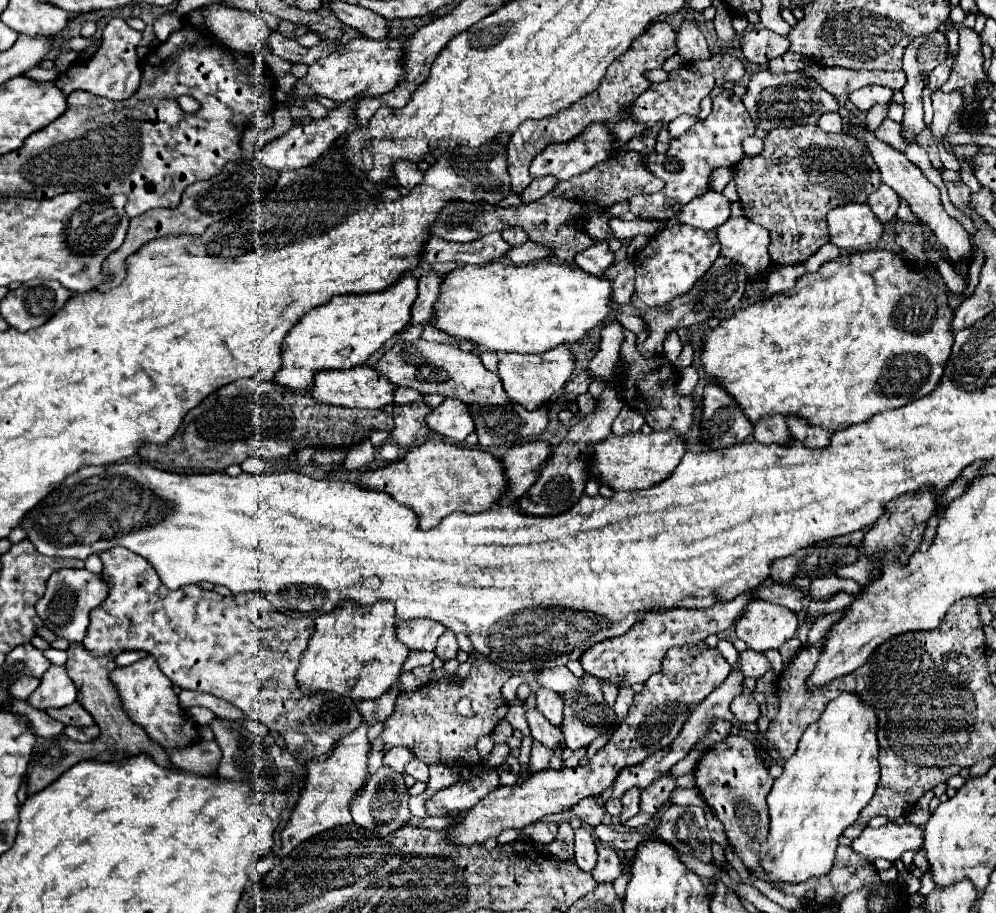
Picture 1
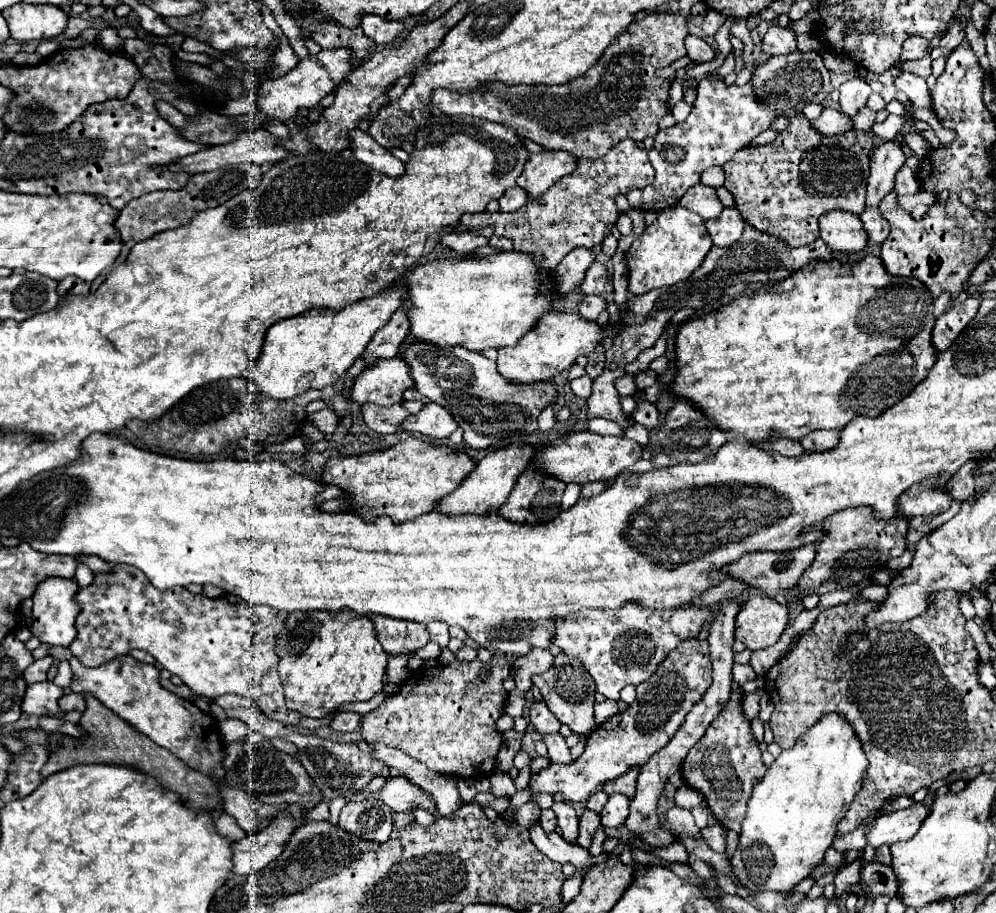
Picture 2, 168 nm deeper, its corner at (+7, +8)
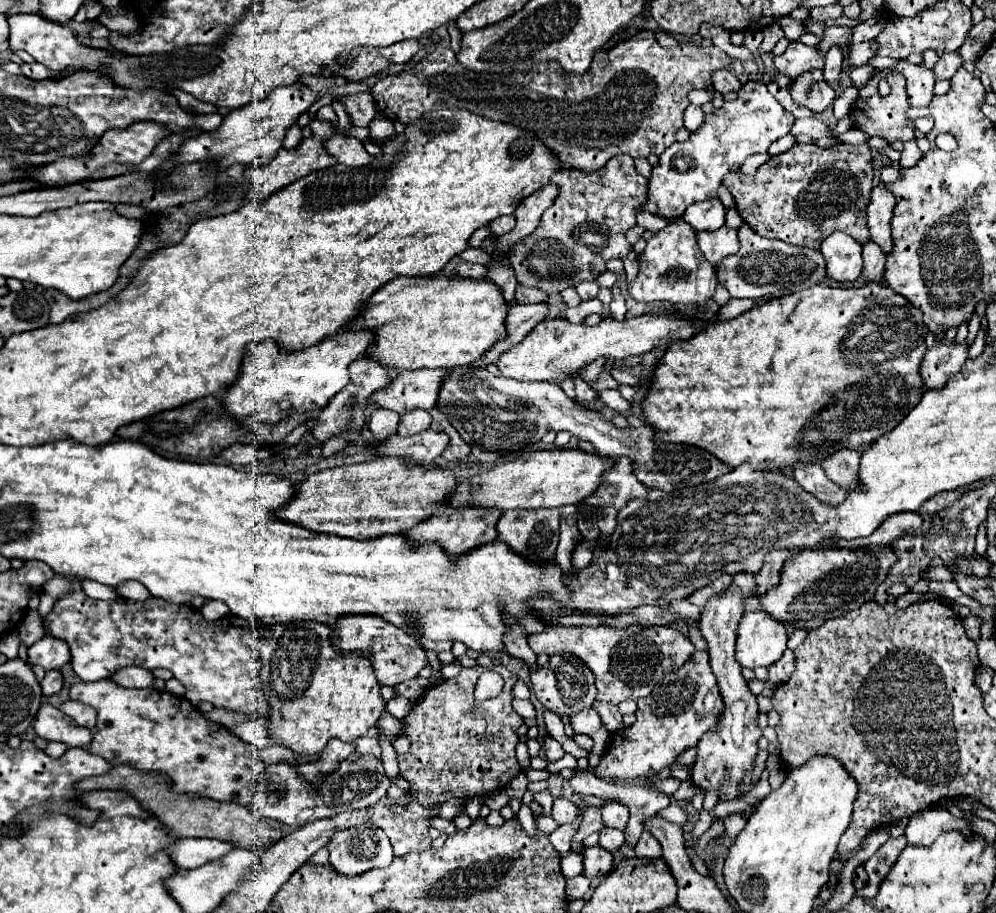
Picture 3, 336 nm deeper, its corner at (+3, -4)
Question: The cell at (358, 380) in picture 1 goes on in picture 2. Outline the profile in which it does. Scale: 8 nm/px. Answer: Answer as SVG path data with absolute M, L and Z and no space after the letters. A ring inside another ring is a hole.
M396 356L396 358L390 358L390 360L378 360L372 368L364 370L354 380L354 386L350 390L350 398L358 404L372 402L372 404L378 404L378 406L392 406L392 404L398 404L398 402L404 400L402 394L408 388L414 388L414 378L410 374L410 366L406 364L406 360Z

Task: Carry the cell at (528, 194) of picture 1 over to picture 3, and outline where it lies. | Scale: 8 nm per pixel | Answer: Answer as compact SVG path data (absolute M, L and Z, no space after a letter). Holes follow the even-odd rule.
M500 216L500 218L492 220L490 230L492 230L492 234L502 236L504 232L510 232L514 228L514 222L516 222L516 216Z

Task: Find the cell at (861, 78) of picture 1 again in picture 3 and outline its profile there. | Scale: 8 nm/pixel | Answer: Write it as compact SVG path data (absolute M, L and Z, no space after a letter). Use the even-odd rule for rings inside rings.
M952 52L952 54L942 54L938 64L932 70L936 72L936 80L946 80L946 78L952 78L960 66L962 66L962 60L958 58L958 52Z

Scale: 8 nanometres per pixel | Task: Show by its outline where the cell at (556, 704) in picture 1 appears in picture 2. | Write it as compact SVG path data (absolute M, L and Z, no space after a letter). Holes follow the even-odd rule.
M532 702L528 708L530 708L530 722L538 734L558 734L560 722L556 720L556 716L552 716L552 712L544 702Z

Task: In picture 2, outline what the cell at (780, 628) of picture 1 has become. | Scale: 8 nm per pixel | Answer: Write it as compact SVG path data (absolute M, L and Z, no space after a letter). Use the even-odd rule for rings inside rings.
M766 594L750 596L736 616L736 640L748 650L770 648L788 624L788 608Z

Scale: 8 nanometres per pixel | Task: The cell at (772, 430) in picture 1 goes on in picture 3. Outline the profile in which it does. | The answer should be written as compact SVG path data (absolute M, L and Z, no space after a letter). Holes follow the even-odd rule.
M794 464L792 474L798 480L798 484L806 488L806 492L814 494L820 502L840 504L844 500L844 490L832 480L828 480L820 464Z

